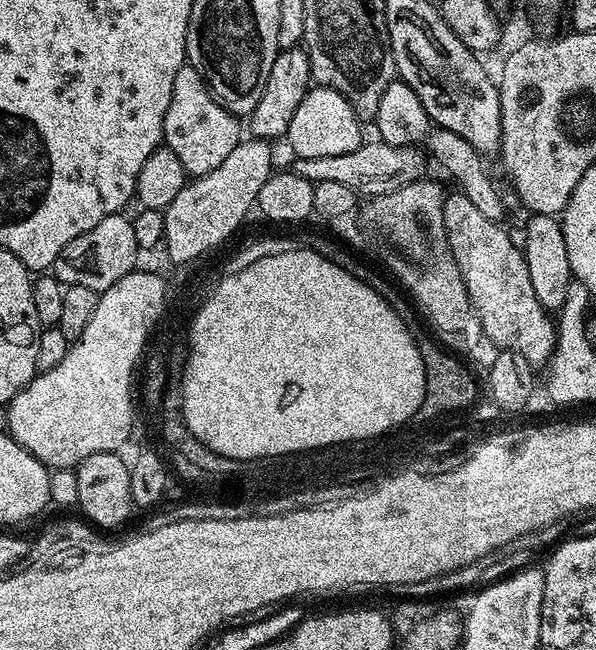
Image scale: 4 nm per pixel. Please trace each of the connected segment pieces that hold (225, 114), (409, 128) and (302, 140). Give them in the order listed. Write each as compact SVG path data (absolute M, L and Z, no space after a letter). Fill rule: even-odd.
M190 63L183 64L174 74L174 90L170 90L170 106L166 106L163 143L182 162L189 177L205 176L221 164L242 139L242 124L212 96L202 74Z
M394 80L386 88L382 99L379 102L378 110L374 117L377 124L379 137L390 145L402 145L404 147L422 144L426 137L426 147L429 157L444 168L457 183L458 190L470 201L477 201L476 180L484 180L488 174L482 162L483 157L467 142L461 135L445 128L434 128L432 121L425 112L421 100L410 86L406 86L404 81ZM430 130L432 132L430 133Z
M309 87L308 92L298 102L290 126L286 143L292 147L292 156L296 158L327 158L334 154L350 154L362 142L360 136L361 117L346 102L342 94L333 88Z

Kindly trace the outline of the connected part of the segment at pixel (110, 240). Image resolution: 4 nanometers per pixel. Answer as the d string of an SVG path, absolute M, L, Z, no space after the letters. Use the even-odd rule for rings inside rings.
M124 214L107 216L98 222L98 226L94 226L94 230L86 230L86 234L74 238L74 242L70 242L66 250L58 254L54 275L65 286L86 286L99 294L137 267L136 255L138 249L131 219Z

